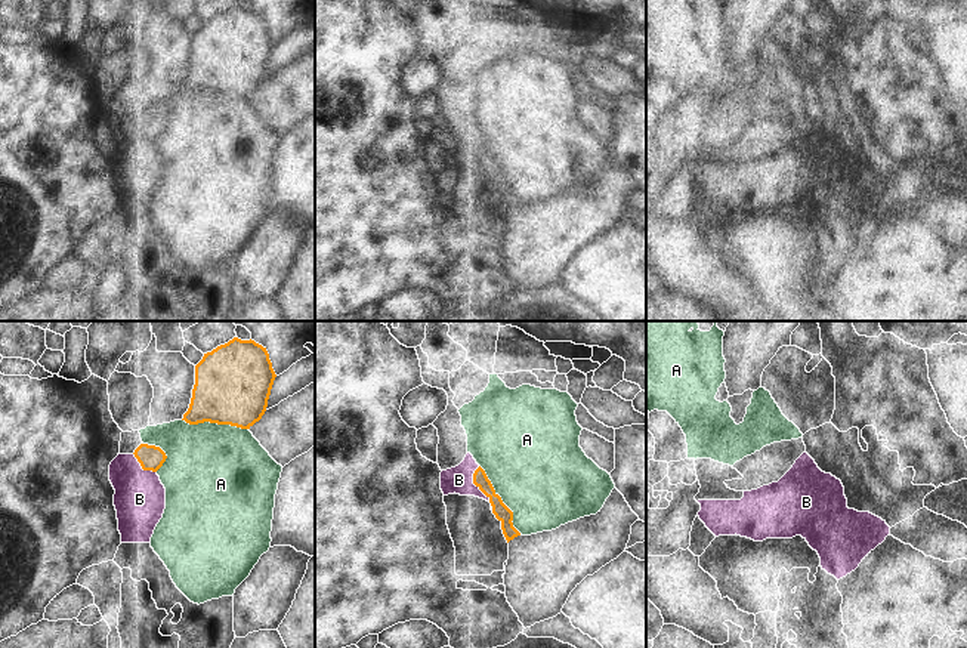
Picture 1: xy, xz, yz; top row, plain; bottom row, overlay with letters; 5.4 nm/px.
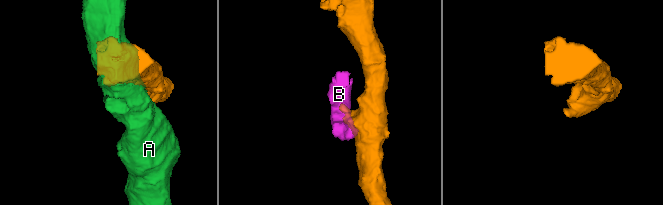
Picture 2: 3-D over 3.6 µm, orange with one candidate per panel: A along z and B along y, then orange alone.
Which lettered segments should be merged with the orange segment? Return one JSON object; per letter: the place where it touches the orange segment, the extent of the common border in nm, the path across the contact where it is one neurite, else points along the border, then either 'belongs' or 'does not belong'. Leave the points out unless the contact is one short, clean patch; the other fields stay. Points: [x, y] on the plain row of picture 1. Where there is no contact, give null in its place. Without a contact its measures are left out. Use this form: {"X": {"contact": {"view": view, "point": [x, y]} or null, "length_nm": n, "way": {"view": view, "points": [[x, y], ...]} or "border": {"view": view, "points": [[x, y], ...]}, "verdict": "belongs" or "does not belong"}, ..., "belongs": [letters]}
{"A": {"contact": {"view": "xz", "point": [500, 167]}, "length_nm": 440, "verdict": "does not belong"}, "B": {"contact": {"view": "xz", "point": [473, 151]}, "length_nm": 200, "verdict": "does not belong"}, "belongs": []}

